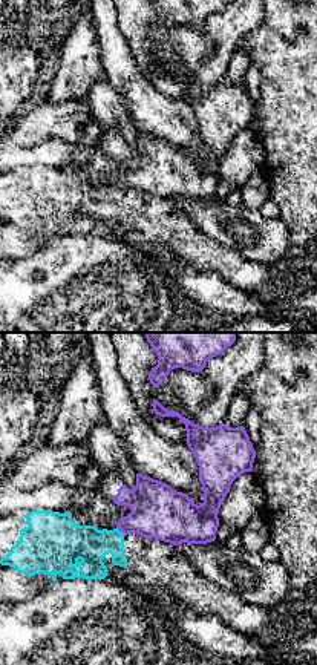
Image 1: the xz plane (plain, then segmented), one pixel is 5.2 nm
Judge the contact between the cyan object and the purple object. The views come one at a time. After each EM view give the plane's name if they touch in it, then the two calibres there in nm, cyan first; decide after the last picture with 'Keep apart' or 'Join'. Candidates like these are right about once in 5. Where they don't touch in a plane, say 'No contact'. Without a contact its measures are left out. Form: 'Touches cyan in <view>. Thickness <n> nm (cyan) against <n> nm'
Touches cyan in xz. Thickness 190 nm (cyan) against 280 nm

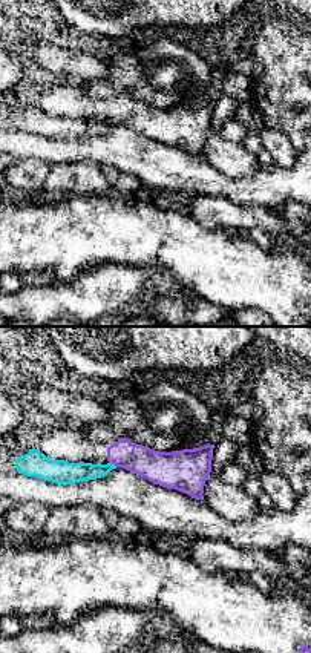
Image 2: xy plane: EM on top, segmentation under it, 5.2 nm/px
Touches cyan in xy. Thickness 110 nm (cyan) against 180 nm

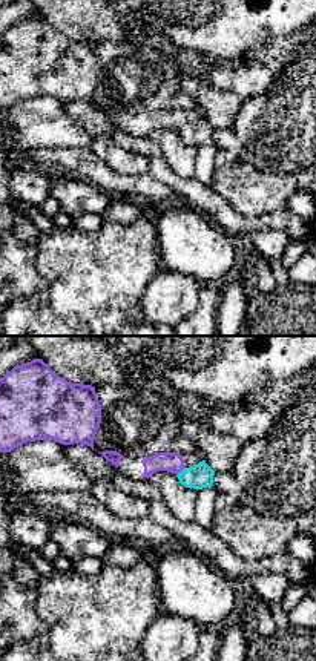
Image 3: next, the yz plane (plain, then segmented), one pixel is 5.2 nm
Touches cyan in yz. Thickness 130 nm (cyan) against 110 nm

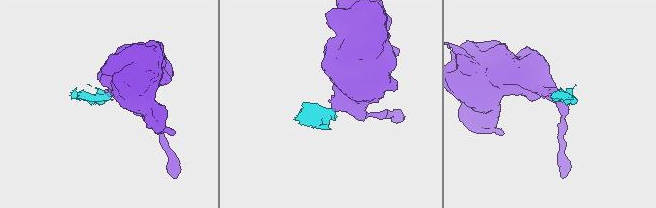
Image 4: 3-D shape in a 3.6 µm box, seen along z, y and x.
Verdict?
Keep apart

